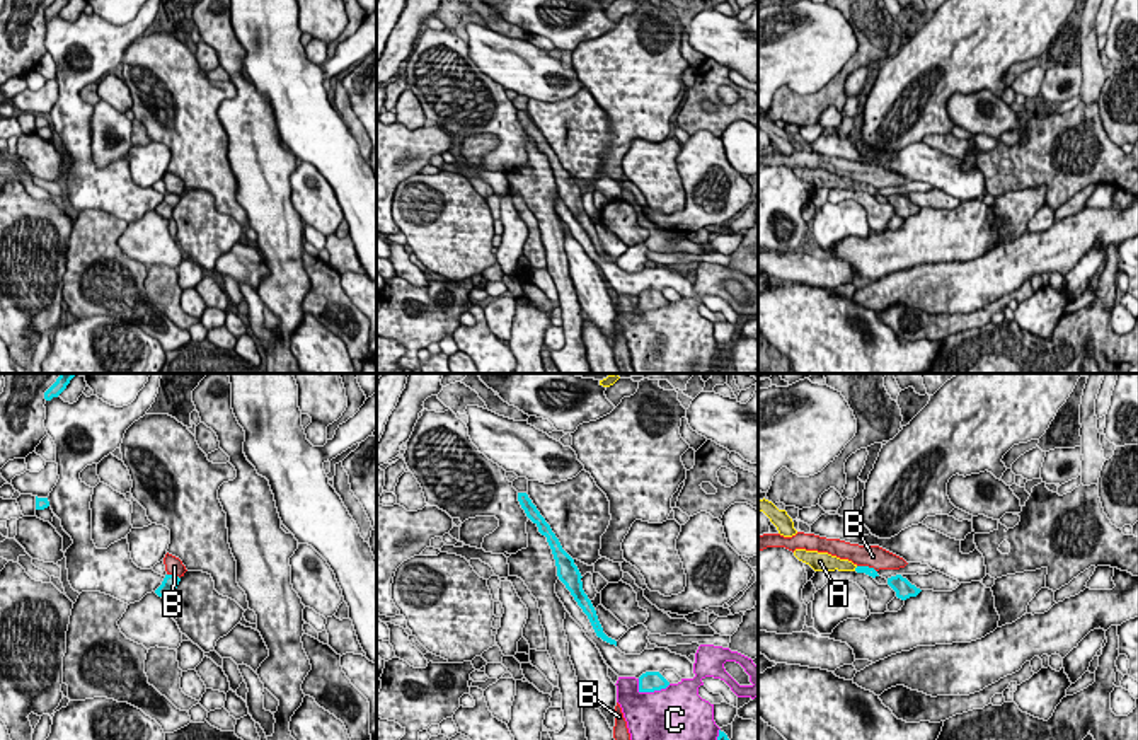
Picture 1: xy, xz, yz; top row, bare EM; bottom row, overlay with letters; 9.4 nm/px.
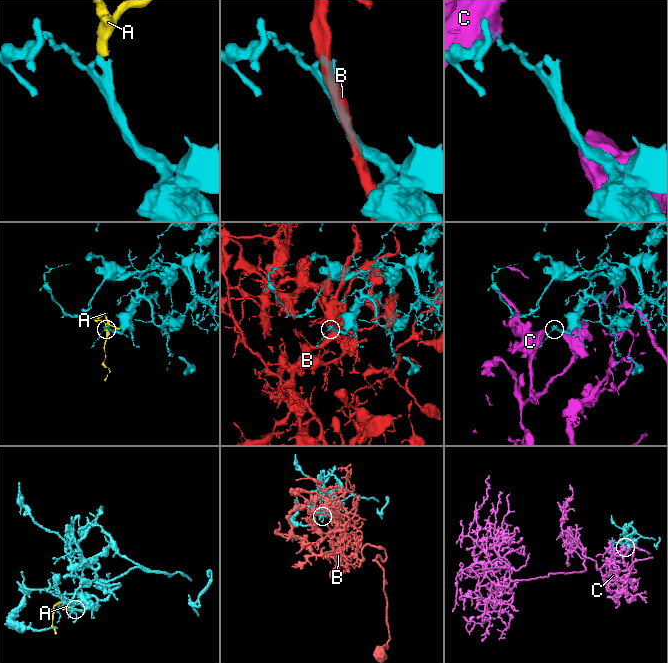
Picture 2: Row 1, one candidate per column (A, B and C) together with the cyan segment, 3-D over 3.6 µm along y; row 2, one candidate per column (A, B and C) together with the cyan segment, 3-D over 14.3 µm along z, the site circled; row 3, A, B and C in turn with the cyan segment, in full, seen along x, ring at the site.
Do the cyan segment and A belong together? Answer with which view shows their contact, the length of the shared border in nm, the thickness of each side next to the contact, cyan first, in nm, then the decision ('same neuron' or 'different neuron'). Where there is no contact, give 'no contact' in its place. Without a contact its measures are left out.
meets cyan in yz; contact 60 nm long; 90 nm thick on the cyan side, 160 nm on the other; same neuron

